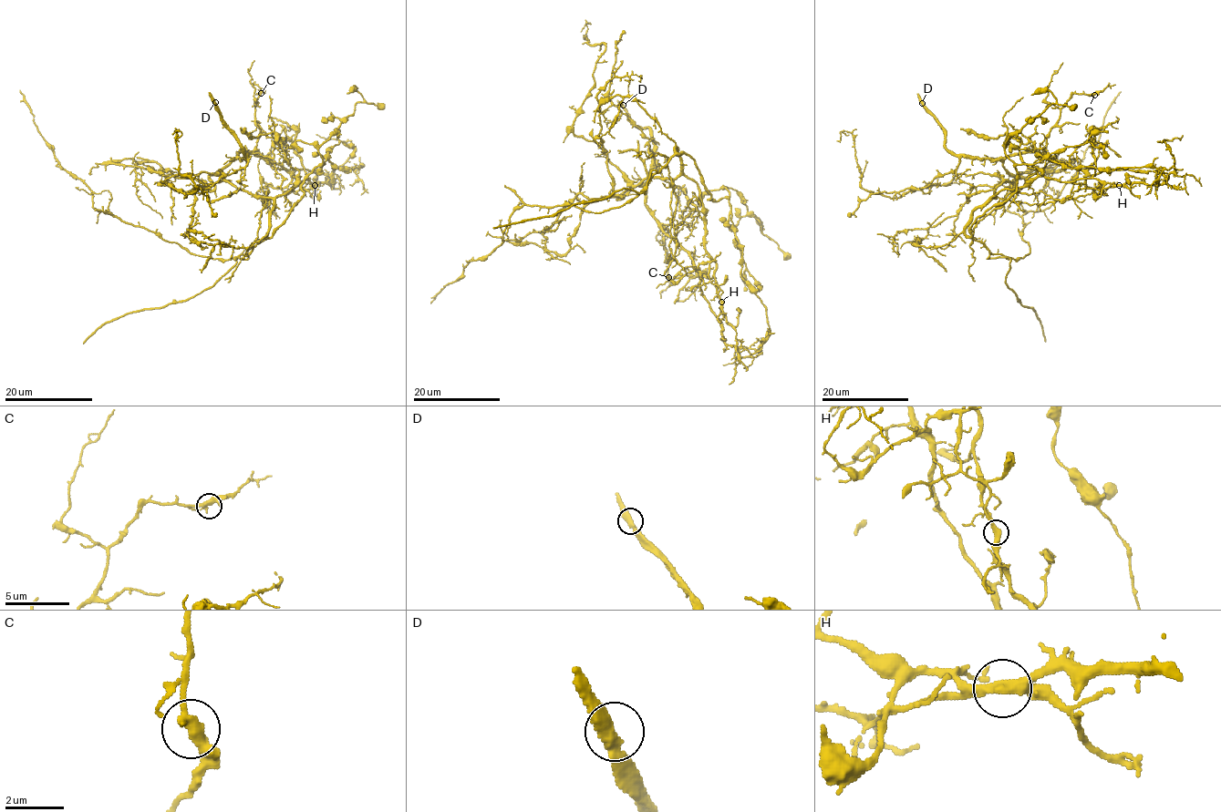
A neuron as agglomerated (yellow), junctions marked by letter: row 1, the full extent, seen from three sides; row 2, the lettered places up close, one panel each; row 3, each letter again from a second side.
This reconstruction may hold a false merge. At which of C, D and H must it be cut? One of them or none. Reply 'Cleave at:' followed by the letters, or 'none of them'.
Cleave at: H

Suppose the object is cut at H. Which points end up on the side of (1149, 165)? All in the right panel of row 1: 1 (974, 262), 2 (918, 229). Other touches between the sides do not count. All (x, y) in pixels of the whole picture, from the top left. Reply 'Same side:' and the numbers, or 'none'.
Same side: none

